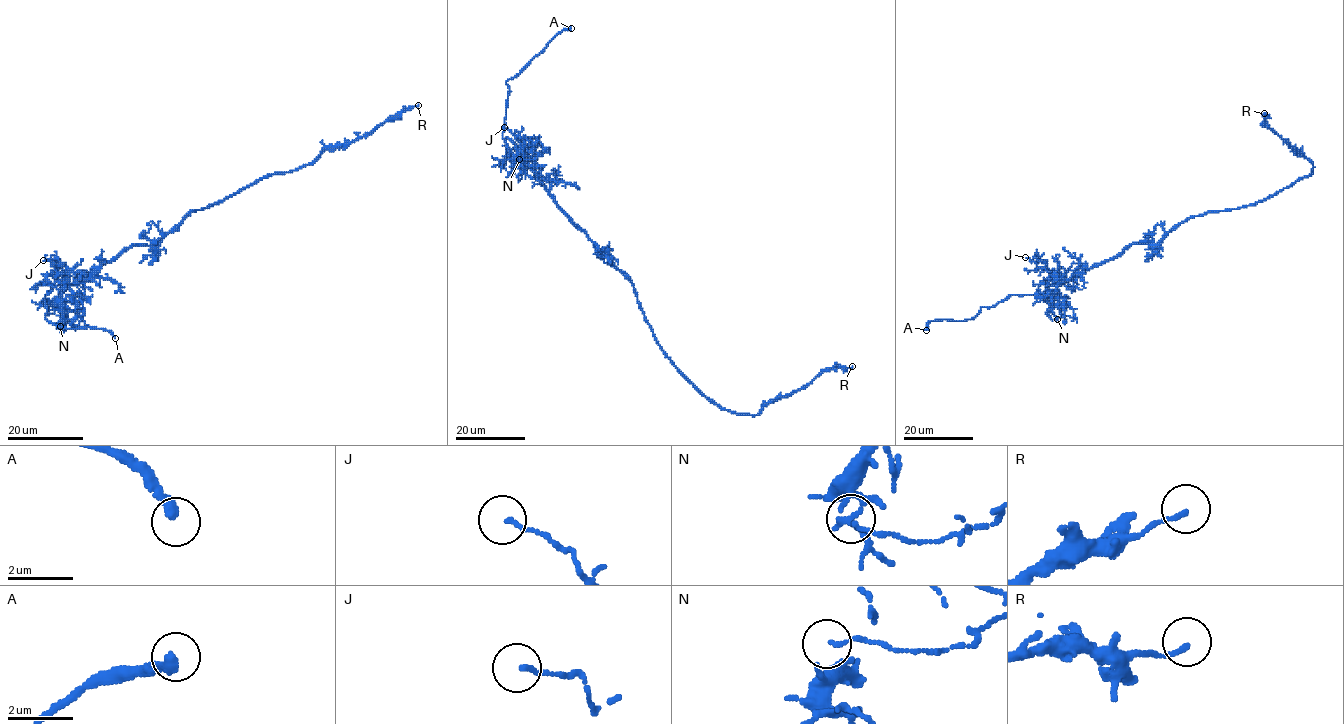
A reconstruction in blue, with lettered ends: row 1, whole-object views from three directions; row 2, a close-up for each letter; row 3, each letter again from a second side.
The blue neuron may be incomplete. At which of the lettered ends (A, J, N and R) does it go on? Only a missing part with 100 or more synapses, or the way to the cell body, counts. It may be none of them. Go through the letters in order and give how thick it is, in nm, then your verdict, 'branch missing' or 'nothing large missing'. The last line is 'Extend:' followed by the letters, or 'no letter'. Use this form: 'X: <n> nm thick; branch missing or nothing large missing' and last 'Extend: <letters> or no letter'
A: 340 nm thick; branch missing
J: 130 nm thick; nothing large missing
N: 80 nm thick; nothing large missing
R: 130 nm thick; nothing large missing
Extend: A

